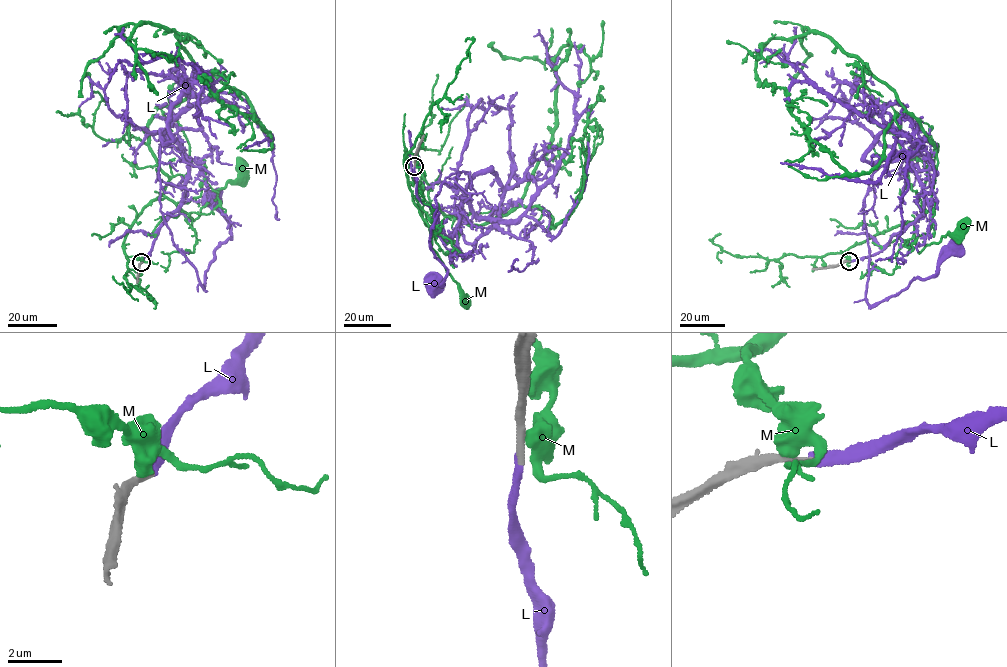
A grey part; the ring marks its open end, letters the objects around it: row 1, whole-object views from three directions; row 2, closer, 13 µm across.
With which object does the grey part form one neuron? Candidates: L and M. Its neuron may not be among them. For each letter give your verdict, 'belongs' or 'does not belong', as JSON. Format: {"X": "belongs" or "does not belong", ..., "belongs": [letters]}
{"L": "belongs", "M": "does not belong", "belongs": ["L"]}

